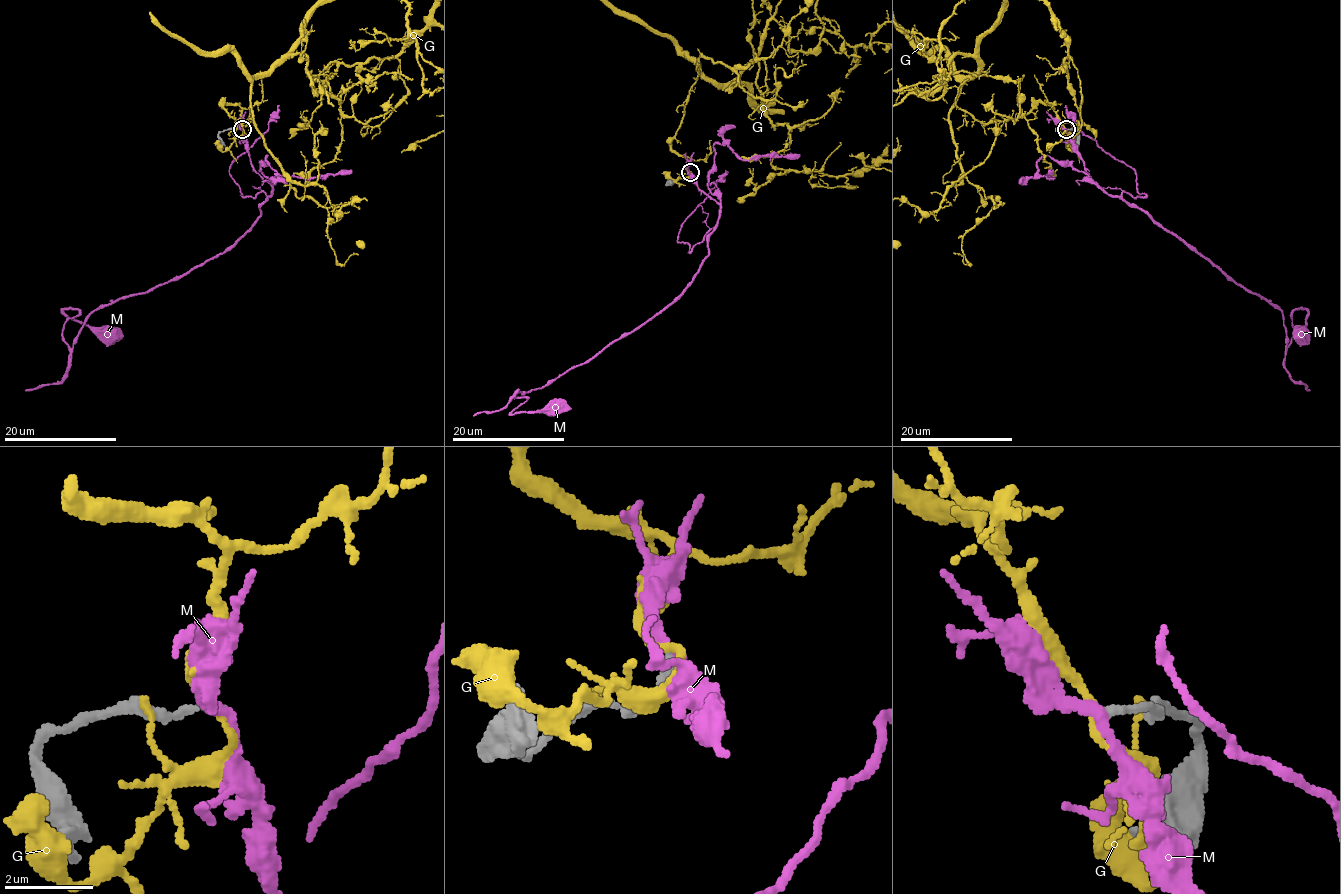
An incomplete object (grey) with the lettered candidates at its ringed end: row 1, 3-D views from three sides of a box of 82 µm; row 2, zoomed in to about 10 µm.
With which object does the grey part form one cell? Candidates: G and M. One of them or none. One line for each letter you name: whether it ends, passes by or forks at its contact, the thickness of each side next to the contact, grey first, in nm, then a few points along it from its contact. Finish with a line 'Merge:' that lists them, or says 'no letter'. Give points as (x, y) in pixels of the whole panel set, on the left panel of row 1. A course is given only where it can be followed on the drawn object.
Merge: no letter

